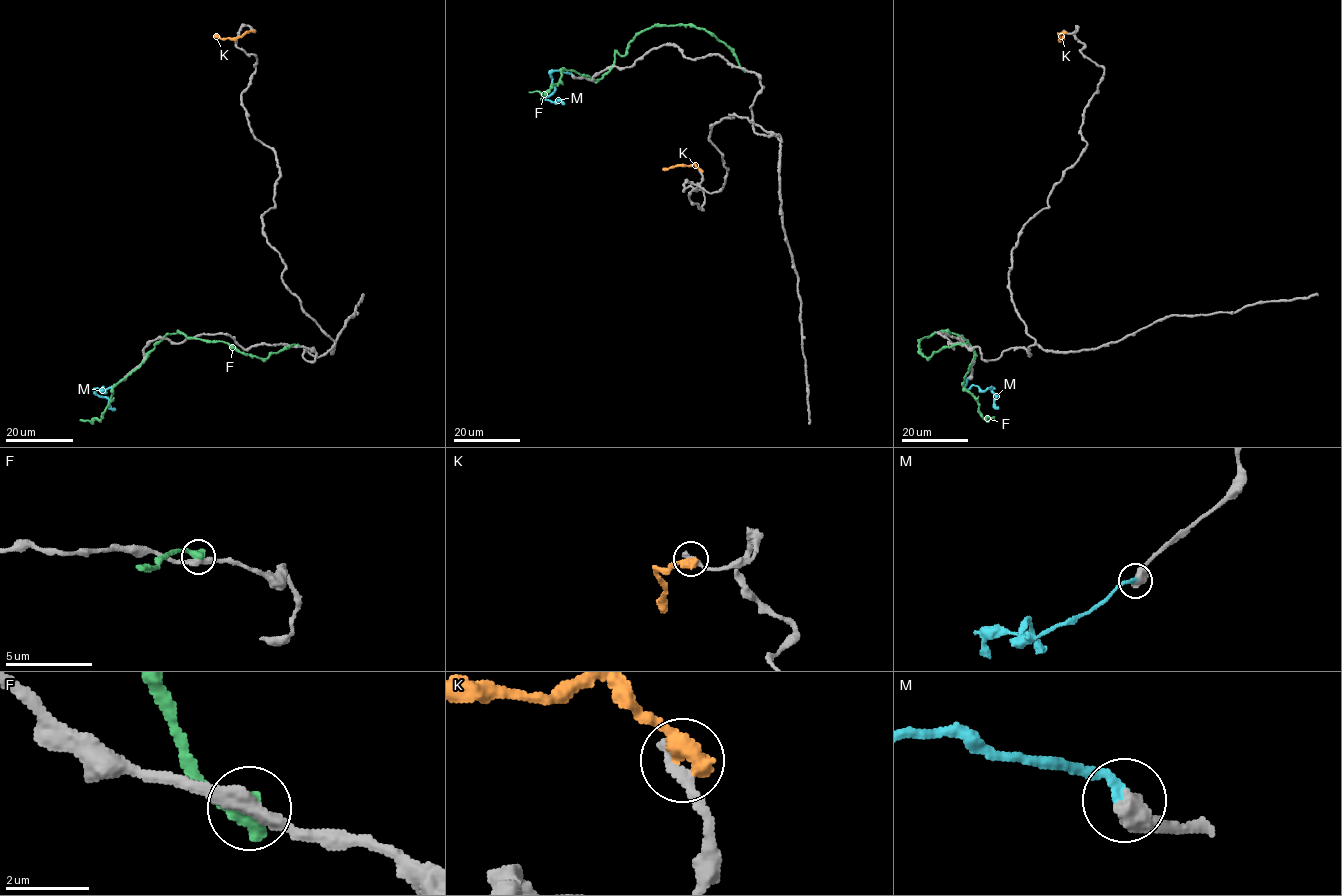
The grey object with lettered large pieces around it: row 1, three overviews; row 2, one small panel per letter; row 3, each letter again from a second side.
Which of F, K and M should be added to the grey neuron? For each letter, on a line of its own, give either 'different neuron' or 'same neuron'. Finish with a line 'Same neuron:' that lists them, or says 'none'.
F: different neuron
K: different neuron
M: same neuron
Same neuron: M

